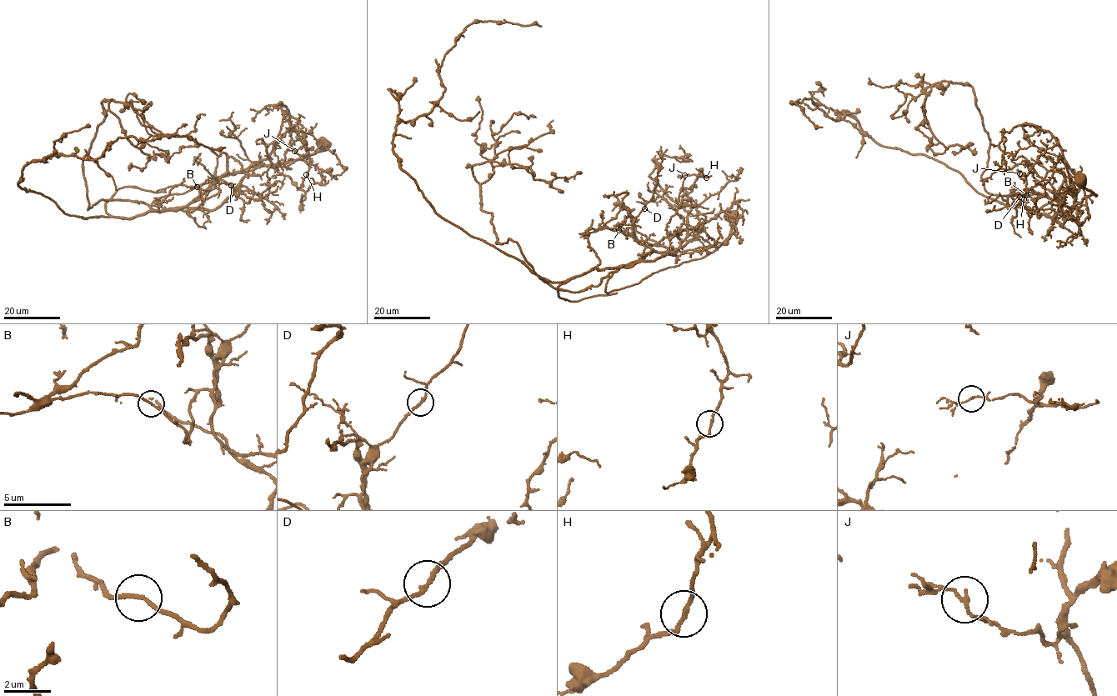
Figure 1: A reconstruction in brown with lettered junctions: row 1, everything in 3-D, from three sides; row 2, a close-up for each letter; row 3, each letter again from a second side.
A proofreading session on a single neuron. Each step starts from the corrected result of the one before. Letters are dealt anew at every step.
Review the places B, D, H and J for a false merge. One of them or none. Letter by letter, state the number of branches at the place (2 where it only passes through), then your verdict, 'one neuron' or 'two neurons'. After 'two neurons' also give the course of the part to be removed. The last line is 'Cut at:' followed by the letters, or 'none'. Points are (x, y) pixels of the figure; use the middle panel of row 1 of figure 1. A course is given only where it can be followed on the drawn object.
B: 2 | two neurons | (619, 230), (590, 227), (596, 267), (547, 282), (444, 220), (394, 154), (465, 28), (541, 26)
D: 2 | one neuron
H: 2 | one neuron
J: 2 | one neuron
Cut at: B

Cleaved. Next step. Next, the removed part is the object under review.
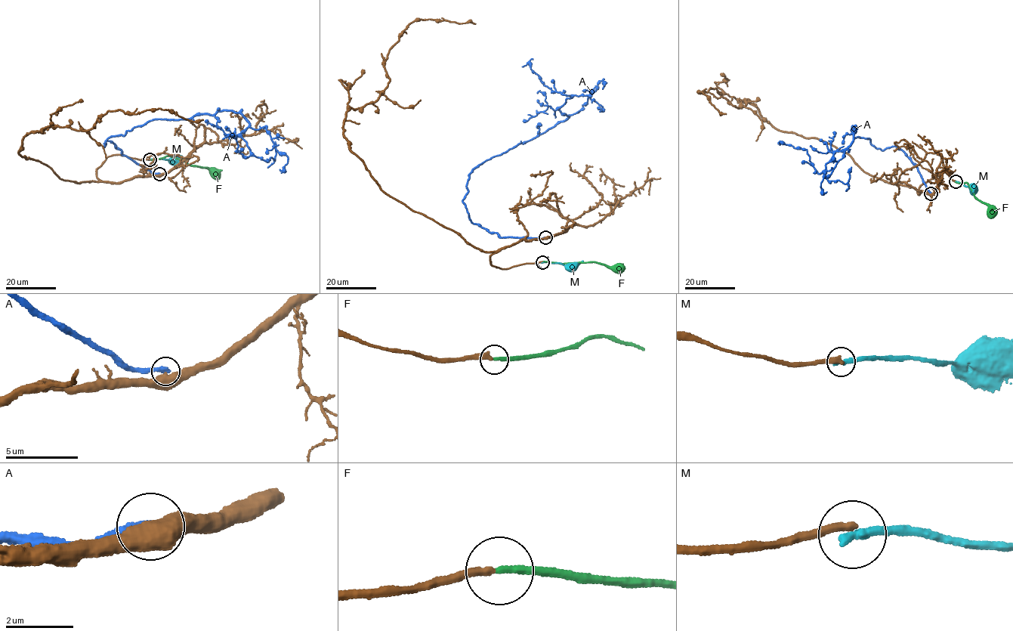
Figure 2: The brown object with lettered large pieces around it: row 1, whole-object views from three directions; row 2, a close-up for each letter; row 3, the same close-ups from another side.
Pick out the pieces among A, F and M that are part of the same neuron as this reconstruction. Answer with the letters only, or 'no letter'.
F

